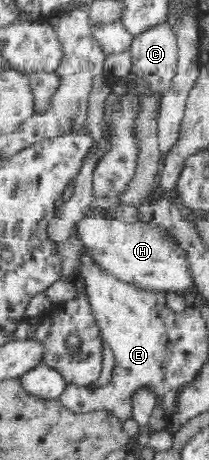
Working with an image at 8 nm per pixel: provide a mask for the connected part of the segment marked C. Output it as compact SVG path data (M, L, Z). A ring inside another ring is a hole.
M166 20L150 26L133 38L131 74L142 78L144 88L165 93L175 75L177 50L175 28Z

